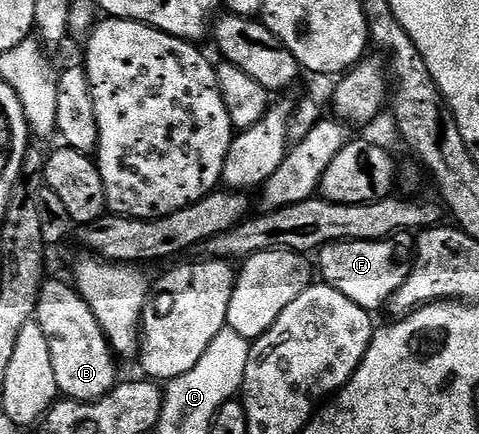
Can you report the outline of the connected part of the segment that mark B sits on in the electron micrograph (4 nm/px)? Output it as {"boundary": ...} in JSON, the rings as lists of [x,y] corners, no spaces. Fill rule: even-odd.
{"boundary":[[[49,279],[42,284],[35,320],[43,327],[43,335],[47,335],[47,351],[51,351],[58,394],[70,401],[98,401],[118,385],[119,361],[91,307],[87,307],[76,288],[66,281]]]}

